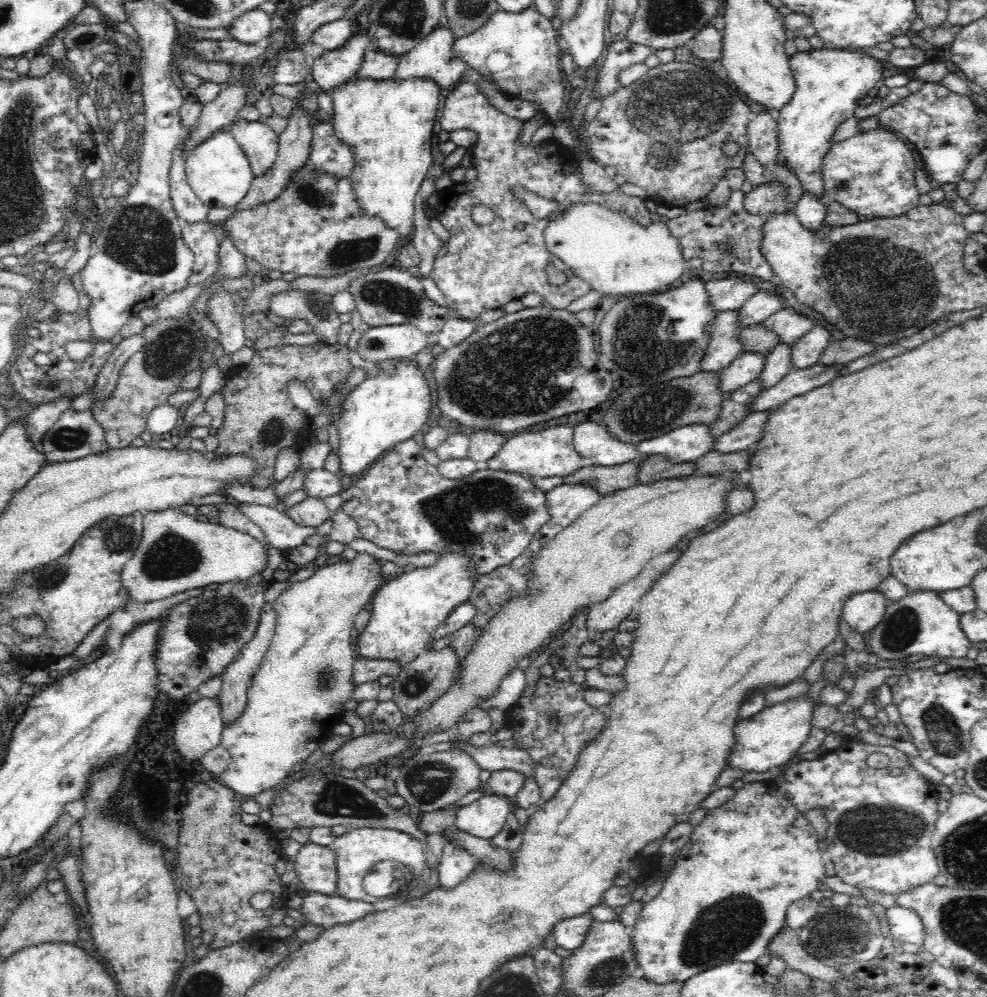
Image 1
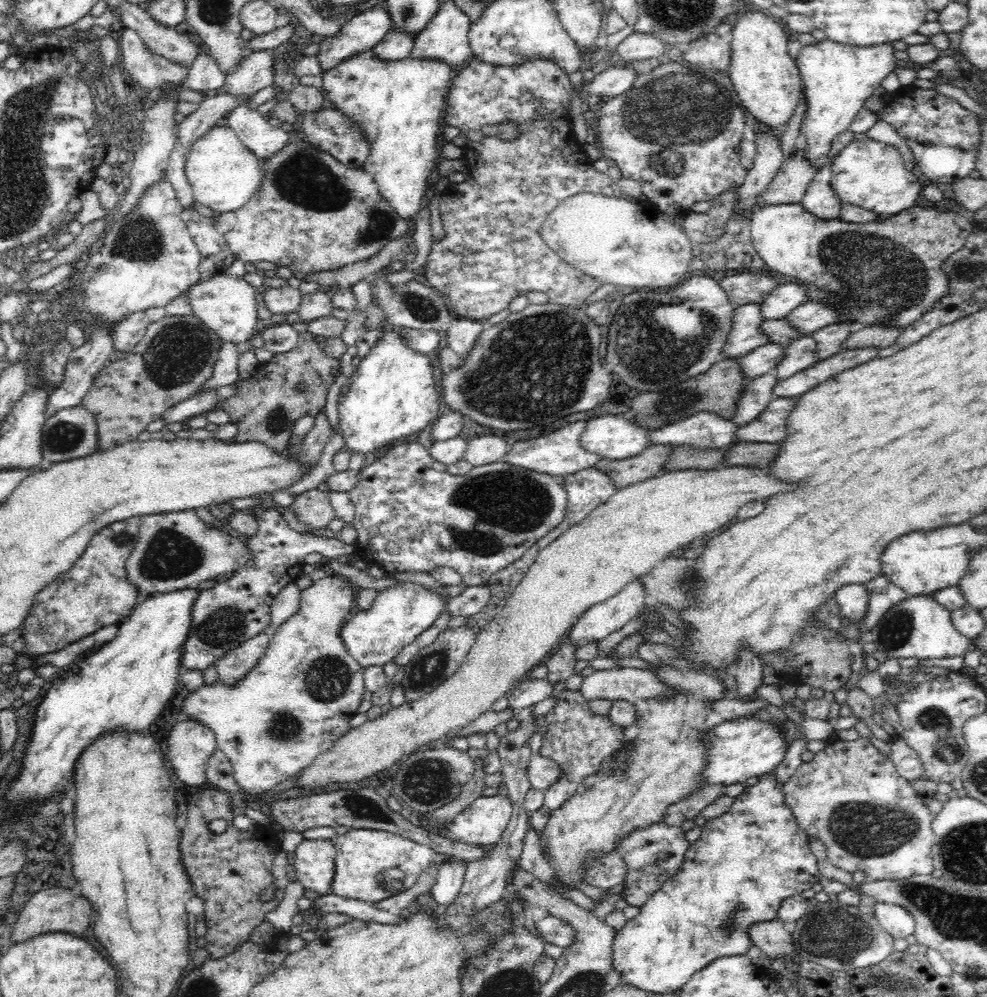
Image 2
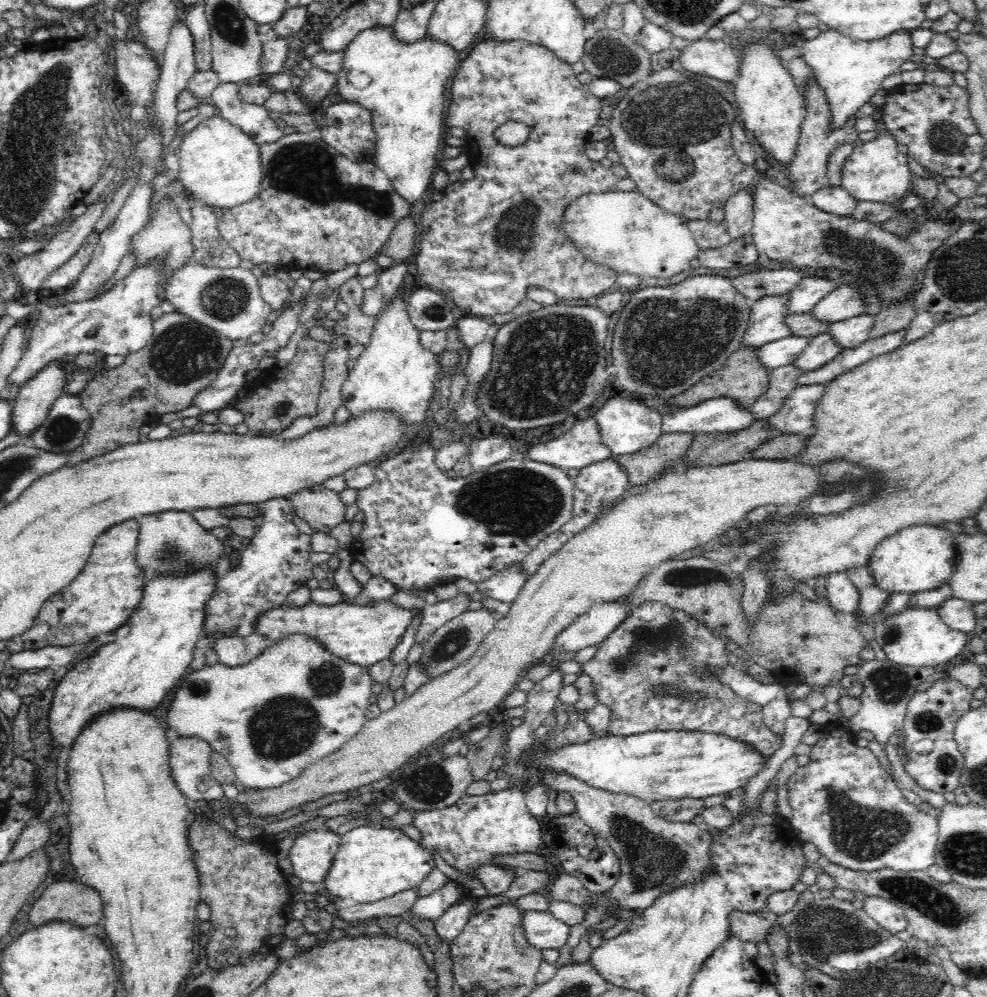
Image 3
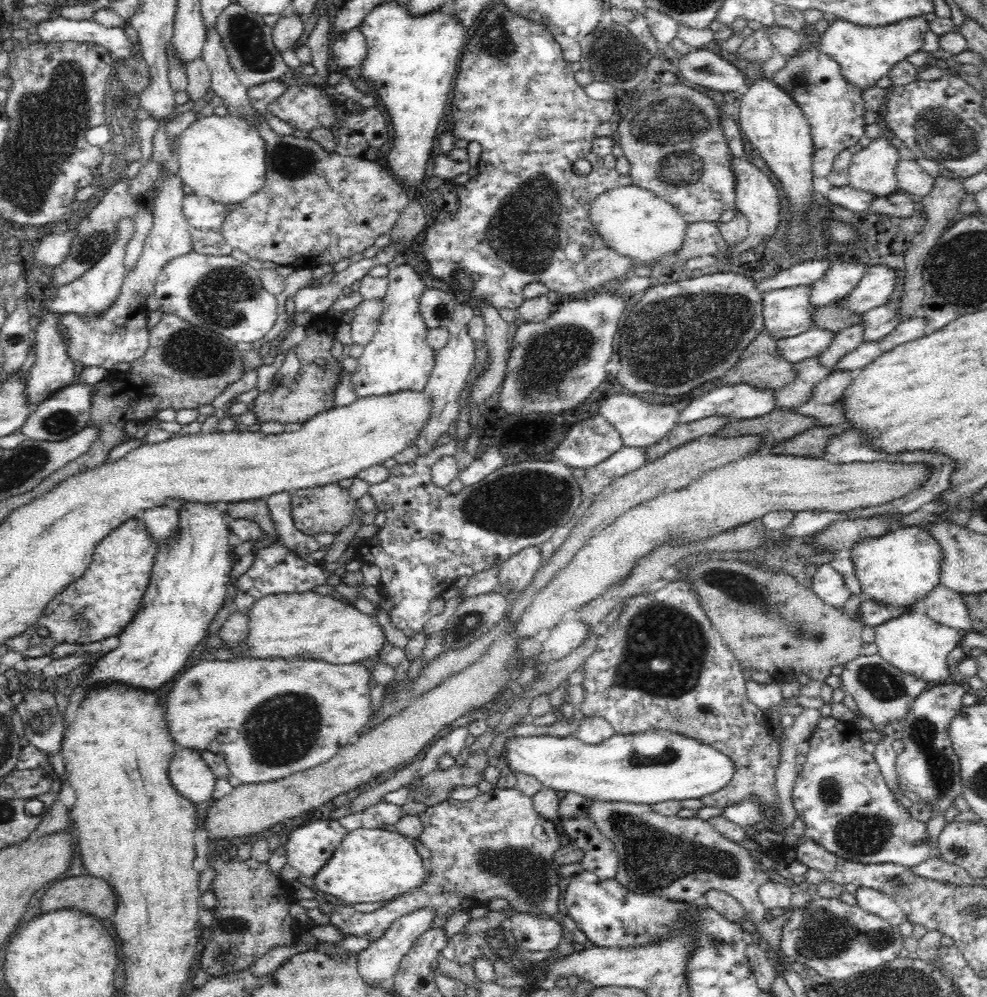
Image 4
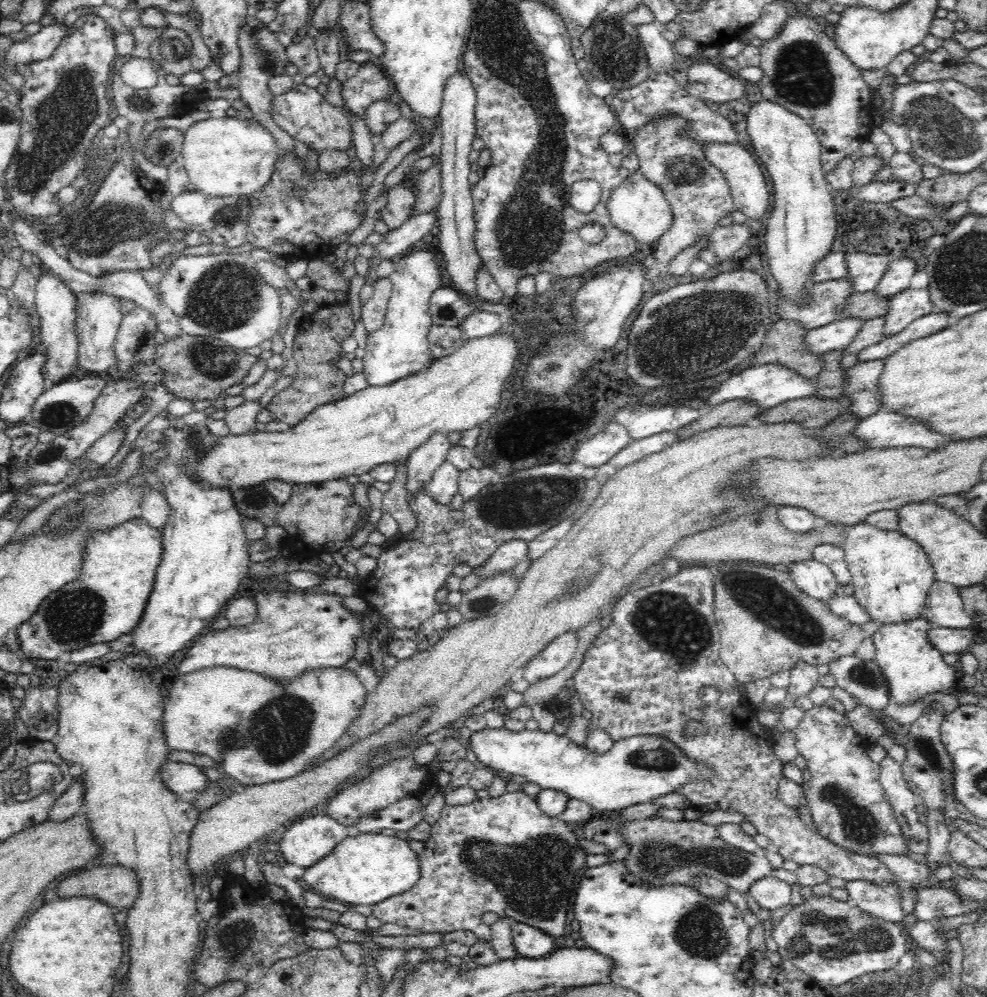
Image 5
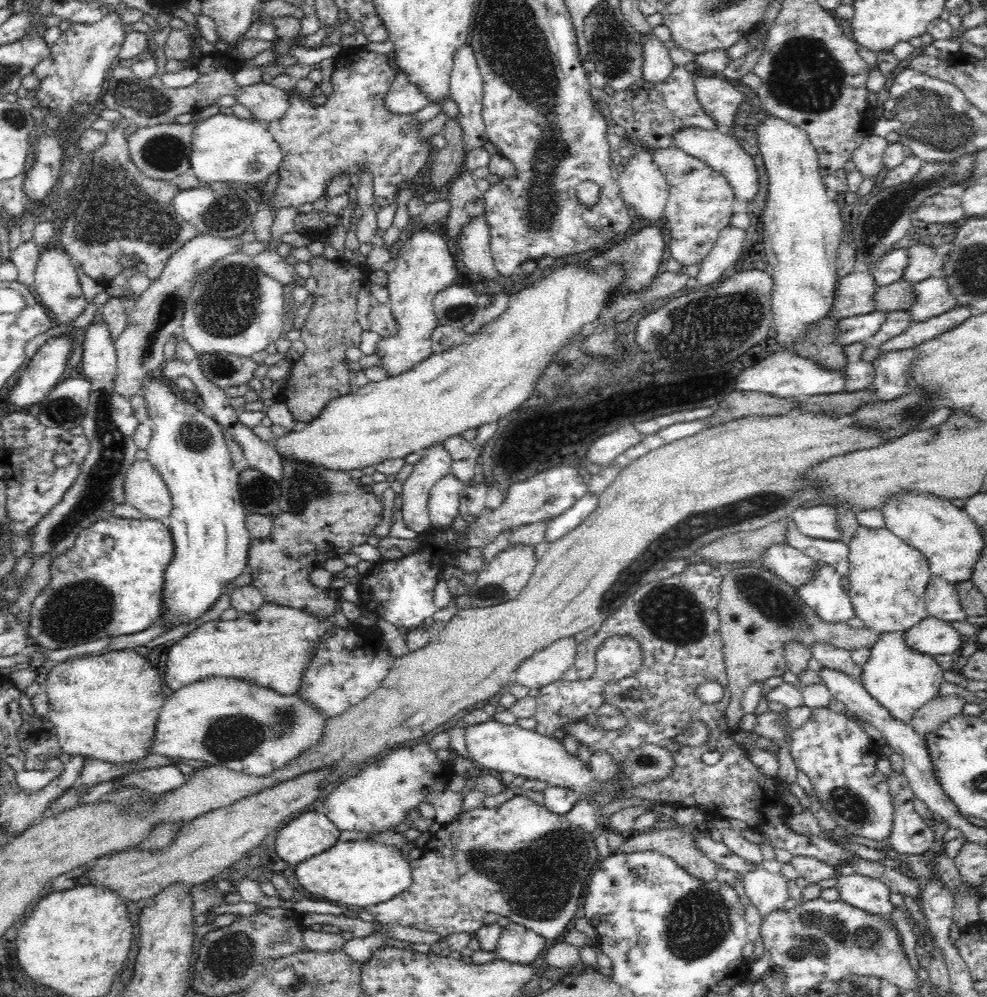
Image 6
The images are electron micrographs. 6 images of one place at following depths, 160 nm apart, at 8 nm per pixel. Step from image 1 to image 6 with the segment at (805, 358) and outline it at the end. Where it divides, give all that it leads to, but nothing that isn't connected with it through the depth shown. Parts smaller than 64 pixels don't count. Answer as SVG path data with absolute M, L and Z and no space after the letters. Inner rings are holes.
M929 277L914 283L917 302L908 310L912 323L940 316L943 312L957 308L956 296L952 295L946 278Z

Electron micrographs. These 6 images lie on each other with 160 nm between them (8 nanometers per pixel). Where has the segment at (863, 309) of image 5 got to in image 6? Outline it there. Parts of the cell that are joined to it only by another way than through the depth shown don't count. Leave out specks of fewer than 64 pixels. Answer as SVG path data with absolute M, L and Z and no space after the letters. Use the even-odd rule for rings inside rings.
M900 279L879 288L875 297L875 312L908 311L916 302L914 283Z

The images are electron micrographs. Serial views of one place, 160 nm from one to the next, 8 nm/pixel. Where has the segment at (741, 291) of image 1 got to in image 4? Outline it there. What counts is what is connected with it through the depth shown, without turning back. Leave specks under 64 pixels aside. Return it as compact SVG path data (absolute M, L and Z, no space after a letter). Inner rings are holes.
M809 260L790 266L788 270L781 270L772 277L764 278L763 275L755 276L754 286L759 292L765 290L780 290L793 286L813 285L822 279L833 266L830 260Z

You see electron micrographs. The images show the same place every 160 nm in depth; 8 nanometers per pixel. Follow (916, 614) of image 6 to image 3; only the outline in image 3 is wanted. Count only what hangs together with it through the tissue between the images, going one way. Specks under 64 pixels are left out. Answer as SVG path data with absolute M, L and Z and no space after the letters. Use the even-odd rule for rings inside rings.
M910 526L881 540L867 566L880 590L901 595L940 588L949 581L956 566L954 533L936 526Z

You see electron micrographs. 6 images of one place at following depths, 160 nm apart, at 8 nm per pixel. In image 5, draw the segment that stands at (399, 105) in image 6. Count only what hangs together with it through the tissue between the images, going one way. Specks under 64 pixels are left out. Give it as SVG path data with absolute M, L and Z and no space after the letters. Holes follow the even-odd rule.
M397 94L389 97L390 100L385 97L373 102L364 116L364 121L372 133L372 142L375 145L378 145L384 130L402 116L400 107L398 107L399 97Z

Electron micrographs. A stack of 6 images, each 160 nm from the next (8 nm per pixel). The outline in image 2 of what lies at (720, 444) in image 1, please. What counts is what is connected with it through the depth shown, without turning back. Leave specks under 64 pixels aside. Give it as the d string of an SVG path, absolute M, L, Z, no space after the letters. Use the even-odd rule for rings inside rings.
M775 398L766 410L752 422L741 426L734 432L735 442L777 443L786 436L786 420L794 410L797 398Z

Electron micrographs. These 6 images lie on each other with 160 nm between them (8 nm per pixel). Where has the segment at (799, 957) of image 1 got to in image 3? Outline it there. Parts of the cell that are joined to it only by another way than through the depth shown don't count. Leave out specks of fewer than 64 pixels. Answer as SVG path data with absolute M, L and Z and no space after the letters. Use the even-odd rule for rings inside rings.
M764 907L760 913L731 910L728 918L732 934L736 935L743 943L765 941L769 930L778 920L778 916L767 907Z

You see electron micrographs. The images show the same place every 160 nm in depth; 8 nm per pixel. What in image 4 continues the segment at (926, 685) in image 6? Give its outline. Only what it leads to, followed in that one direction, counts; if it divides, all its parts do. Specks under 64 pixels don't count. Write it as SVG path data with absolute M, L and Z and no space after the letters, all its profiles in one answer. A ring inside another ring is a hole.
M914 609L880 626L872 627L879 655L894 668L906 674L913 674L916 678L921 678L932 685L949 682L954 677L953 668L948 665L946 656L953 648L960 645L959 640L966 631L940 624L921 609Z

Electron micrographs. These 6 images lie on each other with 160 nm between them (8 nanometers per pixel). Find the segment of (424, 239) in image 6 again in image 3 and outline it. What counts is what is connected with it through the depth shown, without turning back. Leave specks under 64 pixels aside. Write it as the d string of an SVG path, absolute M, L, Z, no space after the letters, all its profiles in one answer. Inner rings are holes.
M401 287L402 292L398 292L377 317L371 341L342 384L343 404L354 417L371 410L384 410L398 413L404 423L426 422L428 405L435 391L434 381L439 372L439 356L422 347L421 330L416 329L408 315L410 293Z

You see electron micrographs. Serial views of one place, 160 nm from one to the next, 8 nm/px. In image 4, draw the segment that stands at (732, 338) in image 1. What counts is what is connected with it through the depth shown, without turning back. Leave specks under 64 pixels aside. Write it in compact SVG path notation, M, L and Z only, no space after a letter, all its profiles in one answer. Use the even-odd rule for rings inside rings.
M810 285L772 290L763 299L764 329L782 339L810 330L817 307L811 304Z

